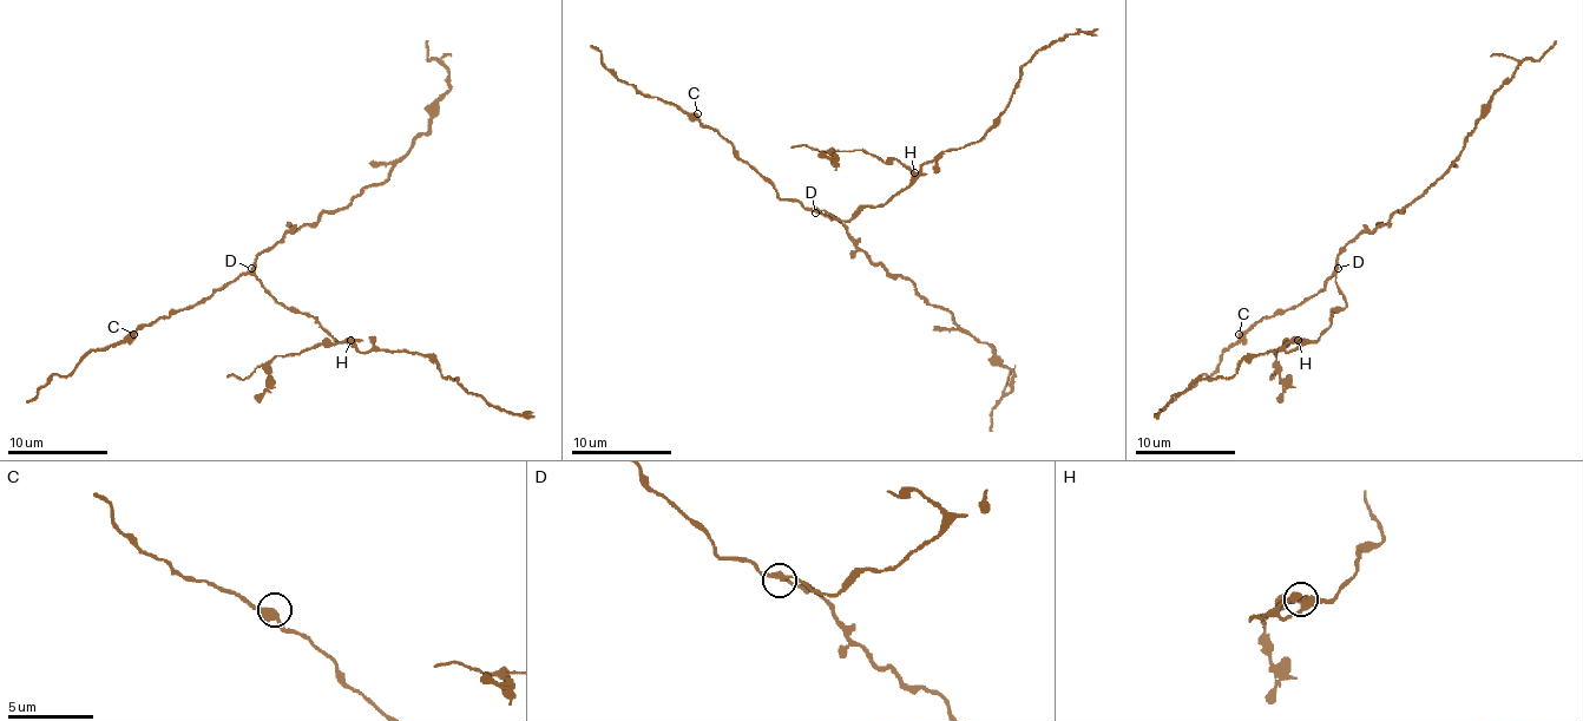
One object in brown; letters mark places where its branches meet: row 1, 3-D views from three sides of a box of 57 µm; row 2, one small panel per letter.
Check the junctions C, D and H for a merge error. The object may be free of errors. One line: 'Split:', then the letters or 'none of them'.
Split: H

